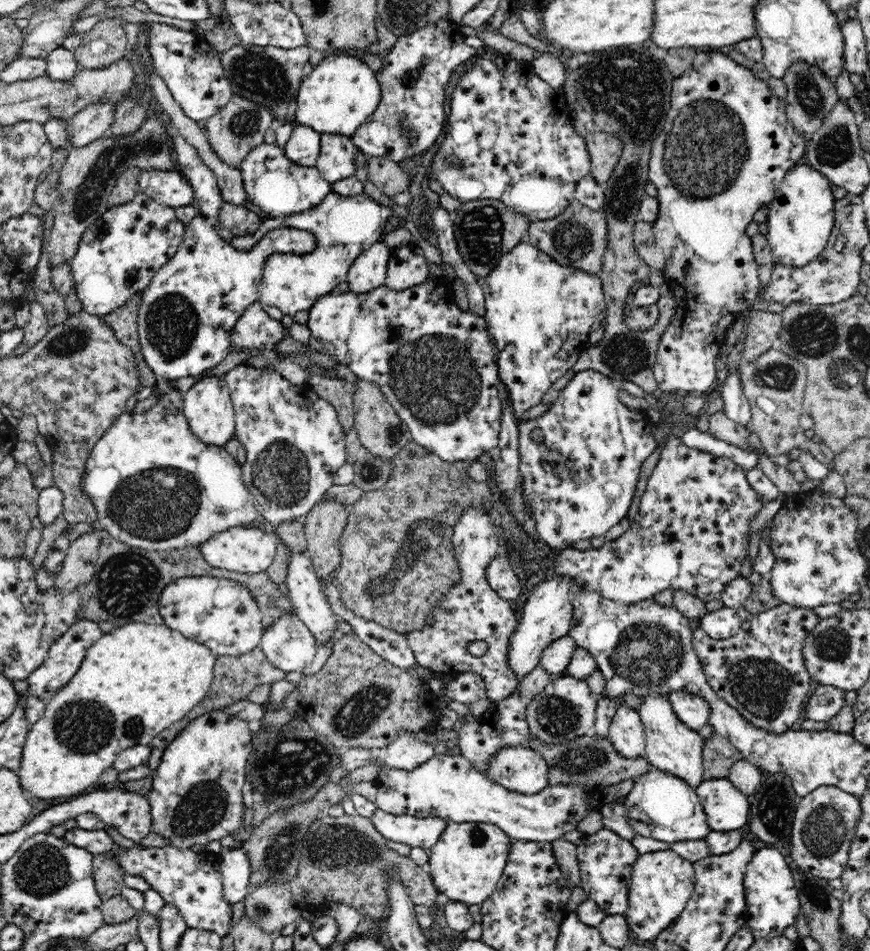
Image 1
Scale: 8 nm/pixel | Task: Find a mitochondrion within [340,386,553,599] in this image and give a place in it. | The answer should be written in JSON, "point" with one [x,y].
{"point":[371,472]}

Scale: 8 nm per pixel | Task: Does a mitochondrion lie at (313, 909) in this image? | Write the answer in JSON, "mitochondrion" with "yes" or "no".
{"mitochondrion":"no"}

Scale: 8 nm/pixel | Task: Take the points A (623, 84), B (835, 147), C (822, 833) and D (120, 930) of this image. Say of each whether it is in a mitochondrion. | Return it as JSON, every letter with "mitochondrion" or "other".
{"A":"mitochondrion","B":"mitochondrion","C":"mitochondrion","D":"other"}

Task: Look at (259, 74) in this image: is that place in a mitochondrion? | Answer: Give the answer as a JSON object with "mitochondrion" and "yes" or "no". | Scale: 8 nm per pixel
{"mitochondrion":"yes"}

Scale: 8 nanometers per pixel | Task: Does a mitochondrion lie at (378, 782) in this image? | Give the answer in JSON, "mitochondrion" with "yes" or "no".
{"mitochondrion":"no"}

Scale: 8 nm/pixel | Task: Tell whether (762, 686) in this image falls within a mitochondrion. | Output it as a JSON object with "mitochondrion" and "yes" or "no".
{"mitochondrion":"yes"}

